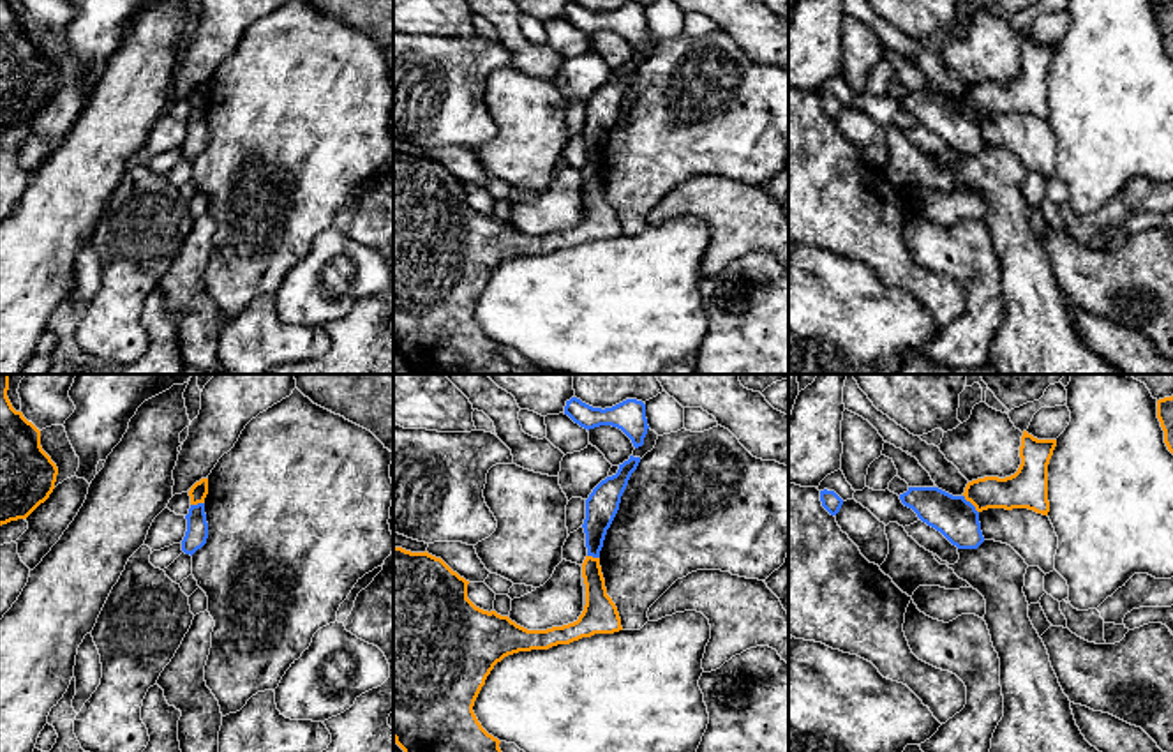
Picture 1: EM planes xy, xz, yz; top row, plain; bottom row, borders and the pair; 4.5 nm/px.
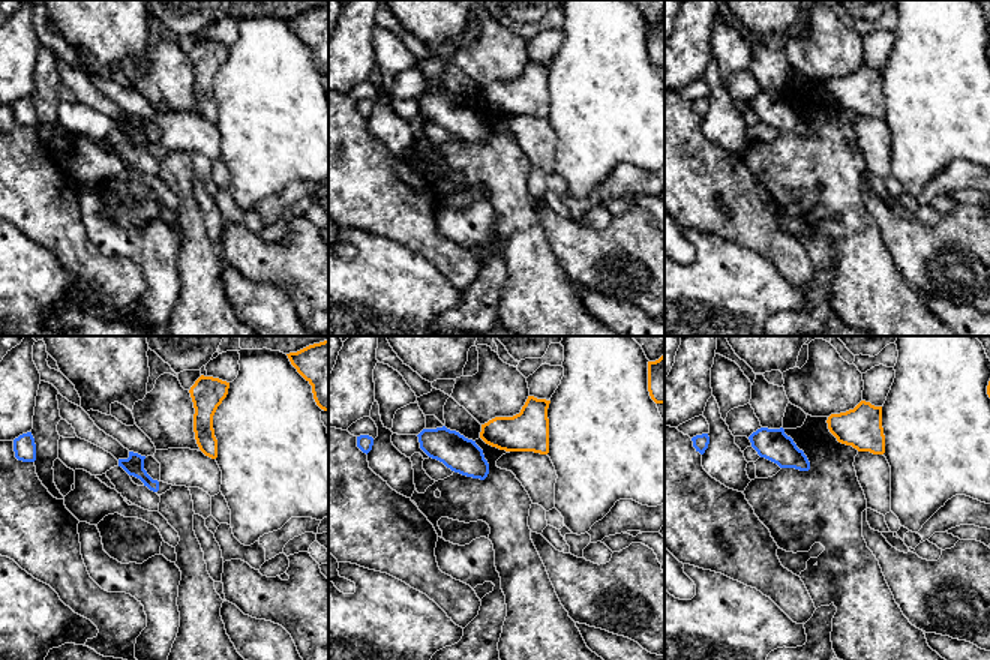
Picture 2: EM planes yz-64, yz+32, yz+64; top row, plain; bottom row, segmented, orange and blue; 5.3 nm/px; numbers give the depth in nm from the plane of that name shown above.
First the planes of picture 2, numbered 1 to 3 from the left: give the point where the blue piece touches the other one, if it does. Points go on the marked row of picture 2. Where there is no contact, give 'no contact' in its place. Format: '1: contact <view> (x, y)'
1: no contact
2: no contact
3: no contact

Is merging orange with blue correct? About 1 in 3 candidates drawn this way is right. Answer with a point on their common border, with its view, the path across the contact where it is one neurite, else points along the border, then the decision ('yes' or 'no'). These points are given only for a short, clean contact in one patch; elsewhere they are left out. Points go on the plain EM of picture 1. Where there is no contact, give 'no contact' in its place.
contact yz (971, 106); border yz (963, 99), (978, 117); no

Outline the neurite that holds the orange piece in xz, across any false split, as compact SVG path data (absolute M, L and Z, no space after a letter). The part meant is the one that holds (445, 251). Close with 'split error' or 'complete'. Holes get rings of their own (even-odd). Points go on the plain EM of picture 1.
M393 150L393 344L416 372L512 372L512 365L499 353L501 346L478 327L474 305L494 270L508 259L623 235L617 212L607 199L600 162L586 161L582 182L586 210L577 226L527 235L508 221L476 212L467 203L469 185L441 162Z; complete

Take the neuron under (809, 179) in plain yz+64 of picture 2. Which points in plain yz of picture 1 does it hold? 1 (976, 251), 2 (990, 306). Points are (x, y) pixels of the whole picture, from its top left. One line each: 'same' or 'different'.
1: different
2: different

